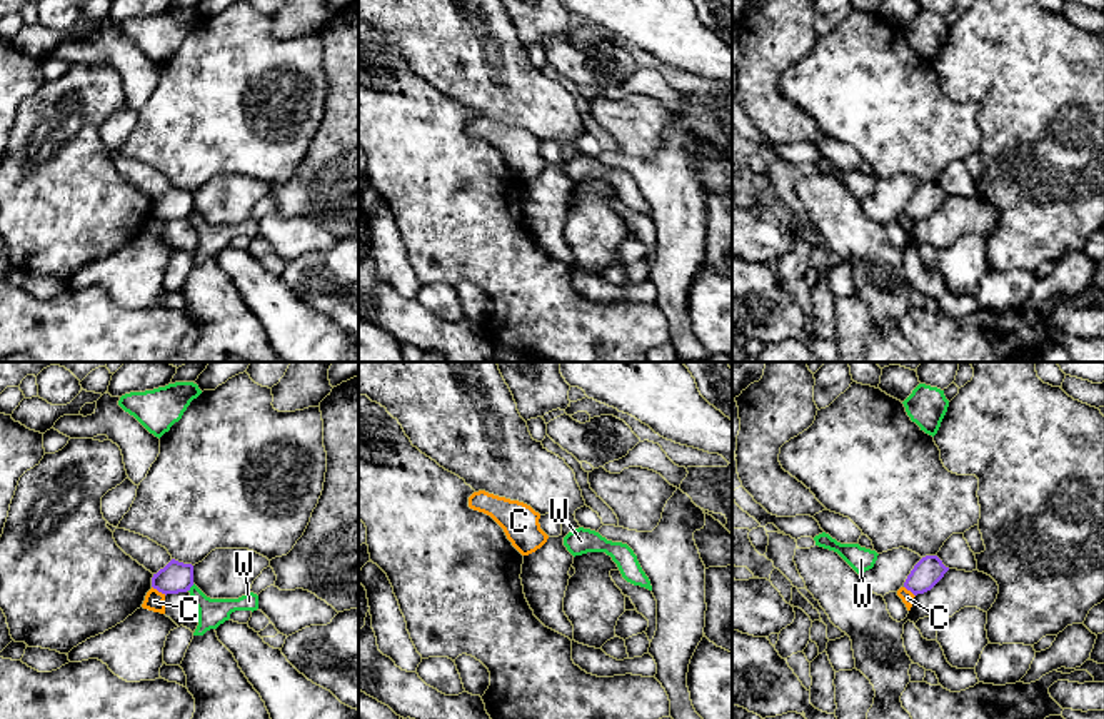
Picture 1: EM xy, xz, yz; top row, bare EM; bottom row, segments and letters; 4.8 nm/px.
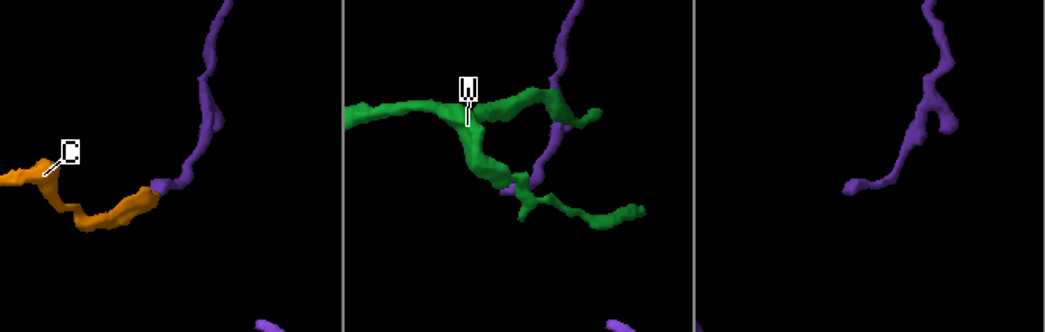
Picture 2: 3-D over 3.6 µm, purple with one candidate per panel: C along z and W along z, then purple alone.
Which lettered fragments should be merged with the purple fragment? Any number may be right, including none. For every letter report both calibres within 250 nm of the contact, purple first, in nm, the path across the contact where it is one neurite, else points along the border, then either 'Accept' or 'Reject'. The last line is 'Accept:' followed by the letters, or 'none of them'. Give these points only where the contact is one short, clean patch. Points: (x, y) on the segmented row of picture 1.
C: Thickness 150 nm (purple) against 100 nm. Boundary: xy (152, 586), (165, 594). Reject
W: Thickness 150 nm (purple) against 140 nm. Reject
Accept: none of them

